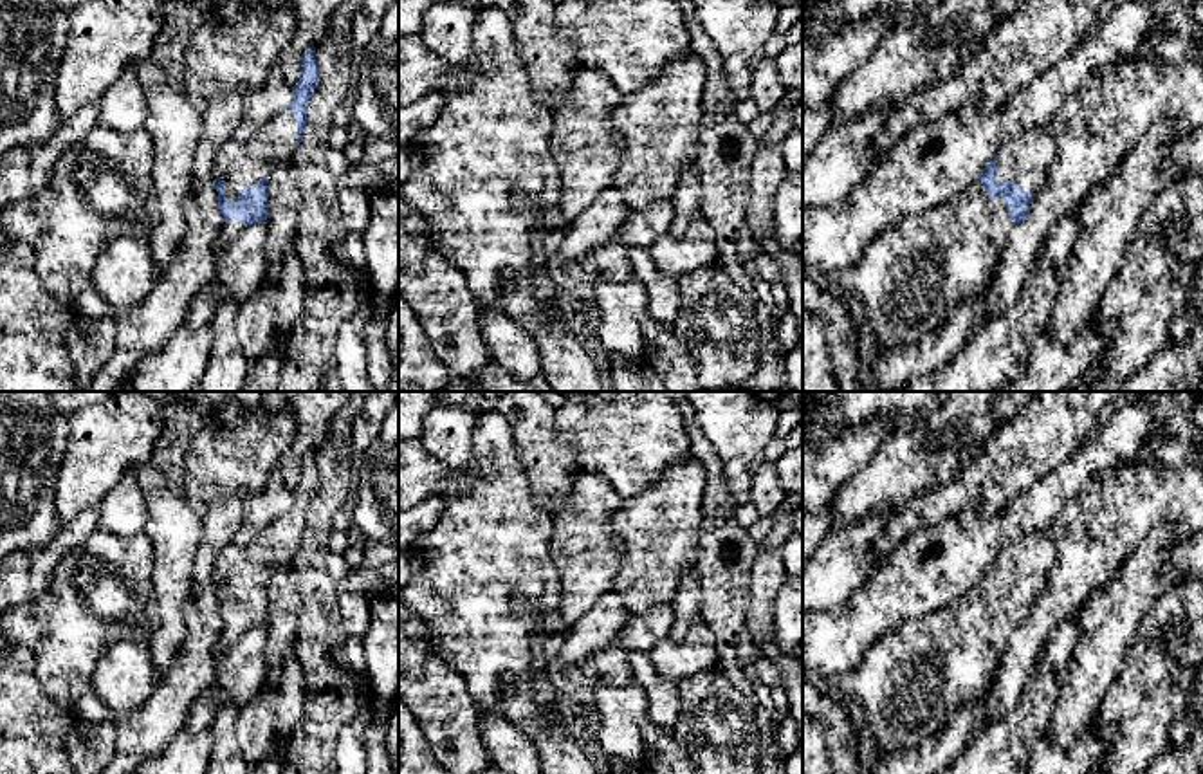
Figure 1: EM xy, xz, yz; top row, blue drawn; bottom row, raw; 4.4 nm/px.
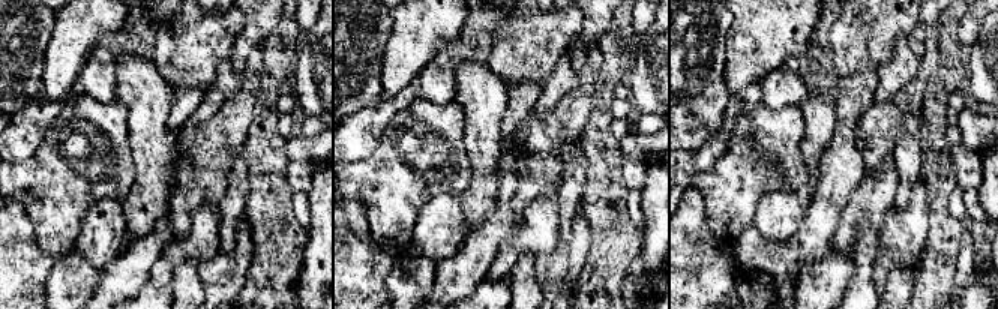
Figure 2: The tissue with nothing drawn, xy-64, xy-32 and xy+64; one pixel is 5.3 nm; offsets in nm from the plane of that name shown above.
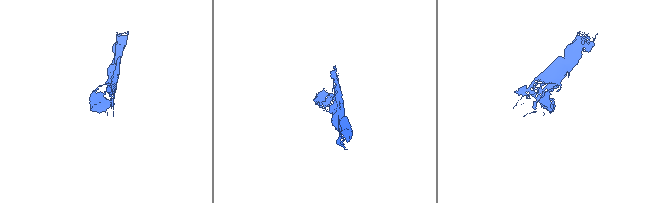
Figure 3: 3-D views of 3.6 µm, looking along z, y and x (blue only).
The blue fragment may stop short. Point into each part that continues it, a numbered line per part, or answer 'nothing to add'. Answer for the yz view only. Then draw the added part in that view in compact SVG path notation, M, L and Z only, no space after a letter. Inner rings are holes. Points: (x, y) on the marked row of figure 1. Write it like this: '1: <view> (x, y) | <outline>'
1: yz (1025, 159) | M1033 126L1003 144L999 153L996 159L997 182L1014 180L1035 195L1048 180L1057 144L1048 126Z

